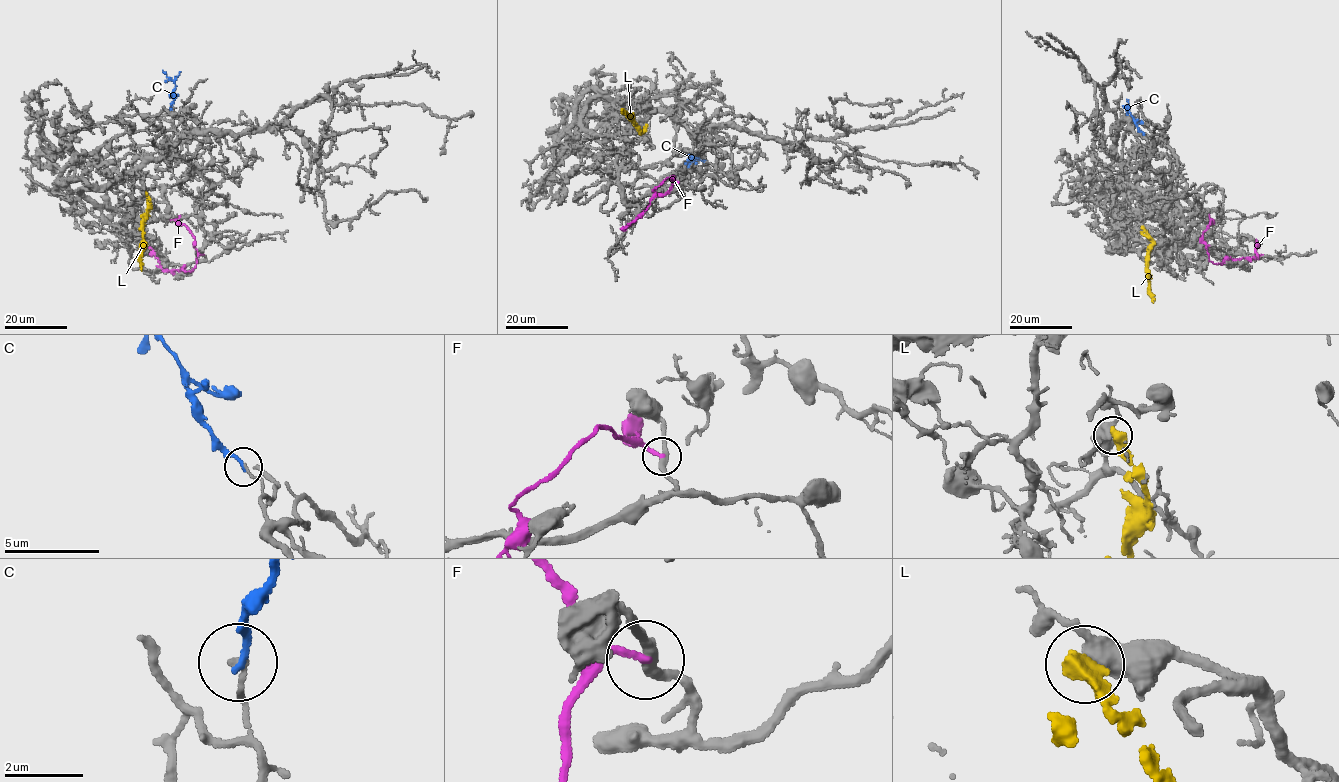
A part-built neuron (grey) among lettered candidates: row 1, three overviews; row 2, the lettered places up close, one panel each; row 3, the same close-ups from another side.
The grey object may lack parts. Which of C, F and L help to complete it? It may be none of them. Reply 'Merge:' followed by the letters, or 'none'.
Merge: none

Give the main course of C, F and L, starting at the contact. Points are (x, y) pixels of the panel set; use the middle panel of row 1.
C: (685, 163), (697, 159), (688, 154)
F: (677, 182), (668, 177), (655, 187), (645, 210), (621, 229)
L: (644, 128), (640, 133), (626, 112), (622, 111)

